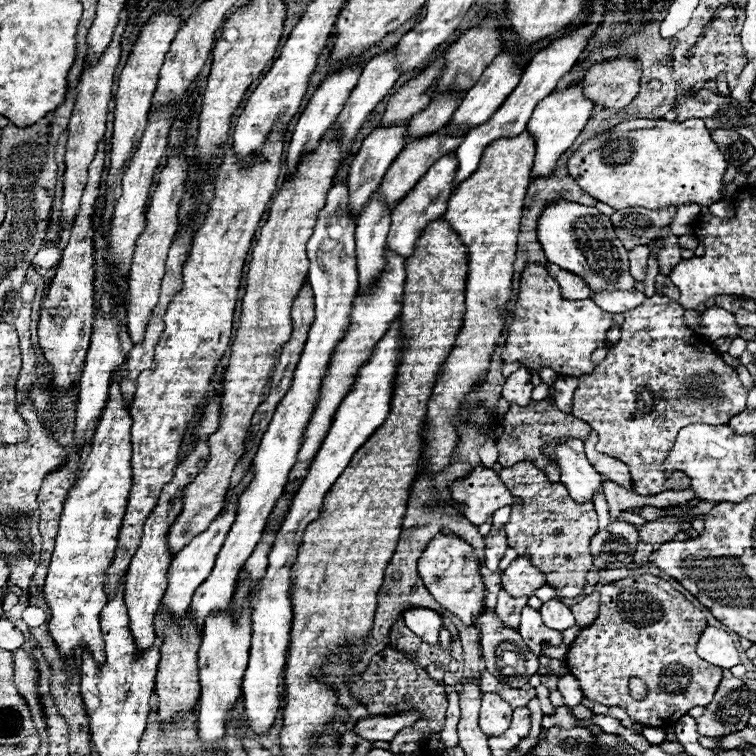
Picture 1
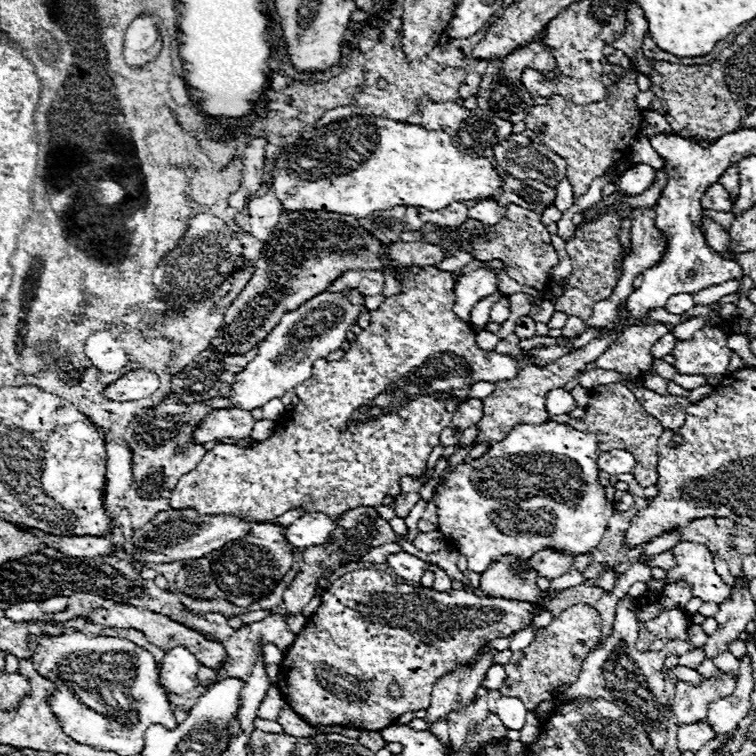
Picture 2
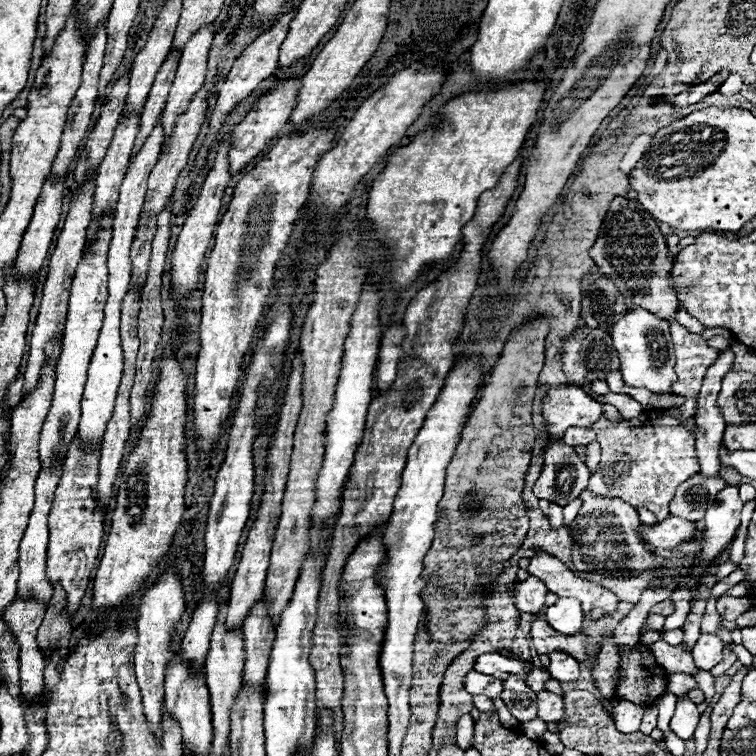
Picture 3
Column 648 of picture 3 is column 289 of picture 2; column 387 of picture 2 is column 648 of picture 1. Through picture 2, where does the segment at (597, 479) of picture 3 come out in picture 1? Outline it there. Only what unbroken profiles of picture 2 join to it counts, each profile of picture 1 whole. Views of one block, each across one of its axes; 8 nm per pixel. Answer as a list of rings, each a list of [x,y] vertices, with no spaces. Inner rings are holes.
[[[654,294],[650,298],[646,298],[646,302],[642,306],[636,306],[628,312],[624,312],[624,324],[622,324],[622,336],[616,344],[612,344],[608,348],[608,354],[604,358],[604,362],[600,362],[592,374],[584,374],[580,376],[580,386],[576,388],[574,392],[574,402],[572,402],[572,416],[588,422],[592,426],[592,430],[598,432],[598,444],[596,444],[596,450],[602,452],[602,454],[608,454],[612,458],[618,458],[622,460],[624,464],[628,464],[630,468],[630,476],[632,476],[632,482],[634,482],[634,490],[640,494],[640,496],[654,496],[654,494],[660,494],[660,492],[666,492],[666,490],[686,490],[690,488],[690,478],[684,474],[684,472],[672,472],[670,476],[664,472],[662,464],[664,460],[668,458],[674,442],[676,442],[676,436],[678,436],[678,430],[684,428],[684,424],[698,424],[698,422],[704,422],[704,424],[728,424],[728,420],[736,414],[740,414],[744,408],[746,408],[746,390],[742,388],[742,382],[738,380],[738,374],[732,366],[728,366],[718,352],[714,352],[710,346],[706,344],[698,344],[698,336],[694,332],[690,332],[690,328],[684,326],[682,322],[682,314],[684,314],[684,308],[680,308],[678,302],[674,300],[668,300],[660,294]]]

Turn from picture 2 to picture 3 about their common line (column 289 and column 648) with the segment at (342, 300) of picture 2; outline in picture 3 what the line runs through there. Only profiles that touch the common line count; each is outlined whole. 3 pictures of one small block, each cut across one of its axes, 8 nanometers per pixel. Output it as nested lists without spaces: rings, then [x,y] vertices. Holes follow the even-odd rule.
[[[634,308],[628,310],[628,314],[614,324],[610,336],[618,350],[620,372],[624,376],[626,386],[646,388],[658,396],[670,394],[670,388],[676,382],[676,356],[674,346],[670,342],[670,322],[660,320],[650,312],[644,312],[644,308]]]

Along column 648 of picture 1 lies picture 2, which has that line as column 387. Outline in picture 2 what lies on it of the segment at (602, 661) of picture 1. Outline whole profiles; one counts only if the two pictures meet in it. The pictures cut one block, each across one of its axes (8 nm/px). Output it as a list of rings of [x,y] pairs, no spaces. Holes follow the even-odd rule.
[[[356,570],[340,576],[320,596],[320,608],[308,618],[302,632],[296,634],[294,644],[280,662],[278,690],[290,708],[312,726],[382,730],[396,722],[404,712],[426,710],[436,680],[446,672],[468,664],[478,650],[476,646],[484,646],[494,638],[512,636],[526,626],[534,628],[534,616],[538,612],[540,598],[534,602],[516,602],[476,596],[466,590],[436,592],[434,588],[396,584],[390,574],[380,570]],[[392,682],[402,690],[398,700],[388,694]]]

